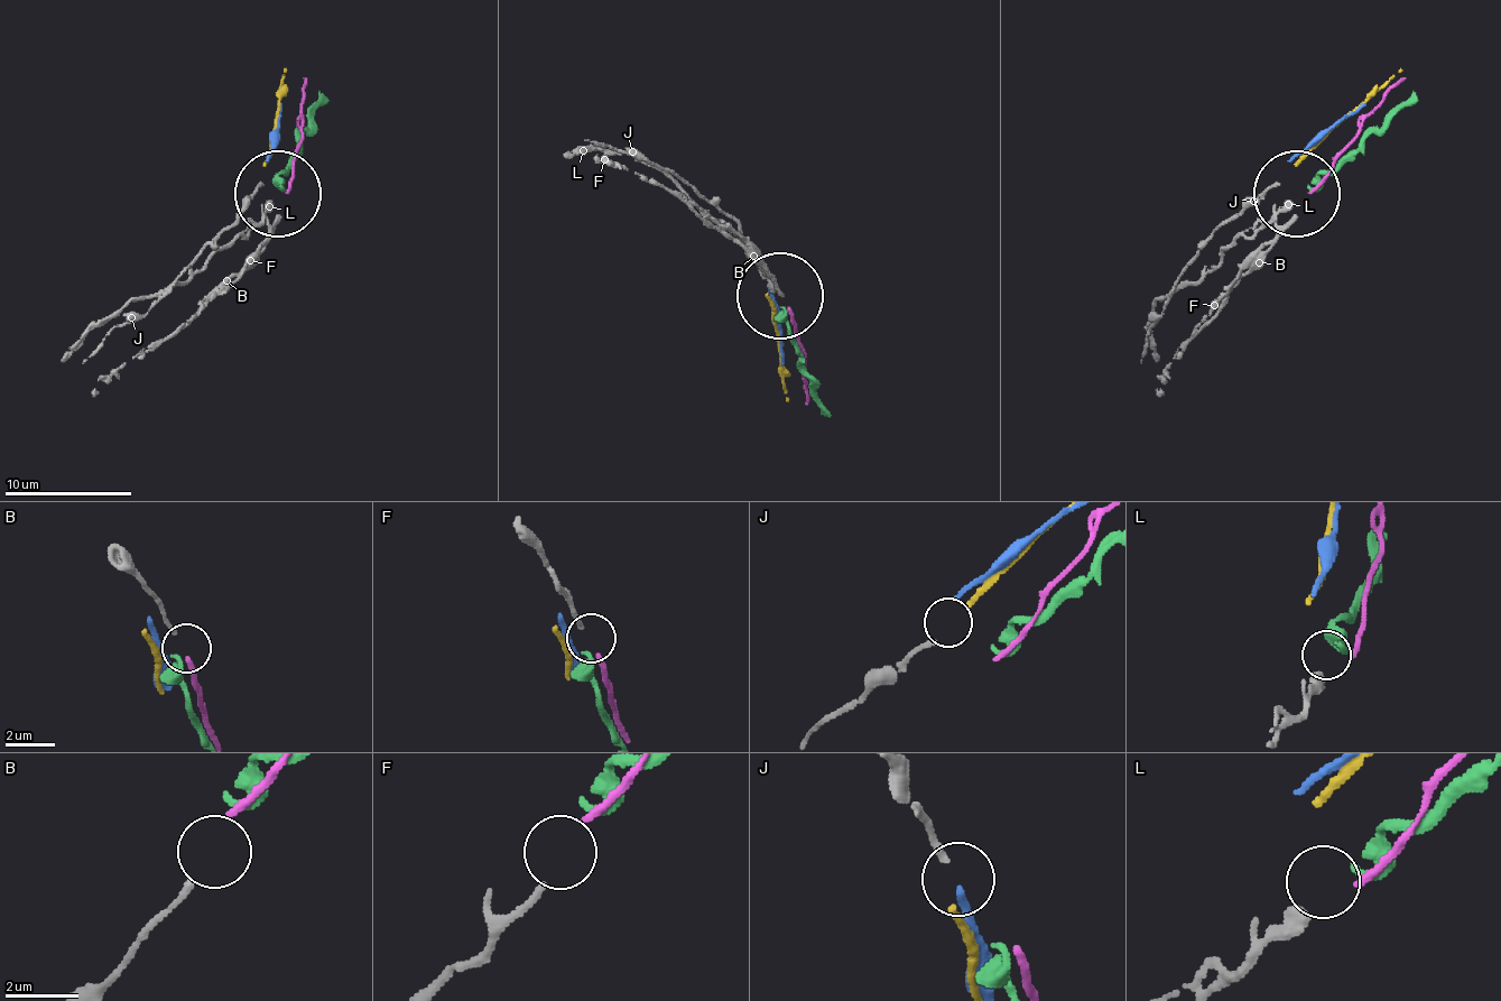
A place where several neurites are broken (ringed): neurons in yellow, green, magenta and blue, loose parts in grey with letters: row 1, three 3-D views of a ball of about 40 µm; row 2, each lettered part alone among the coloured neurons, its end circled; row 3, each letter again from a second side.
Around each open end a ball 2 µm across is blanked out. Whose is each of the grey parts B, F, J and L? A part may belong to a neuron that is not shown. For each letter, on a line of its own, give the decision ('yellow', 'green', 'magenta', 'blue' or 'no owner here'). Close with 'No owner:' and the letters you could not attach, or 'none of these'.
B: no owner here
F: magenta
J: yellow
L: green
No owner: B

